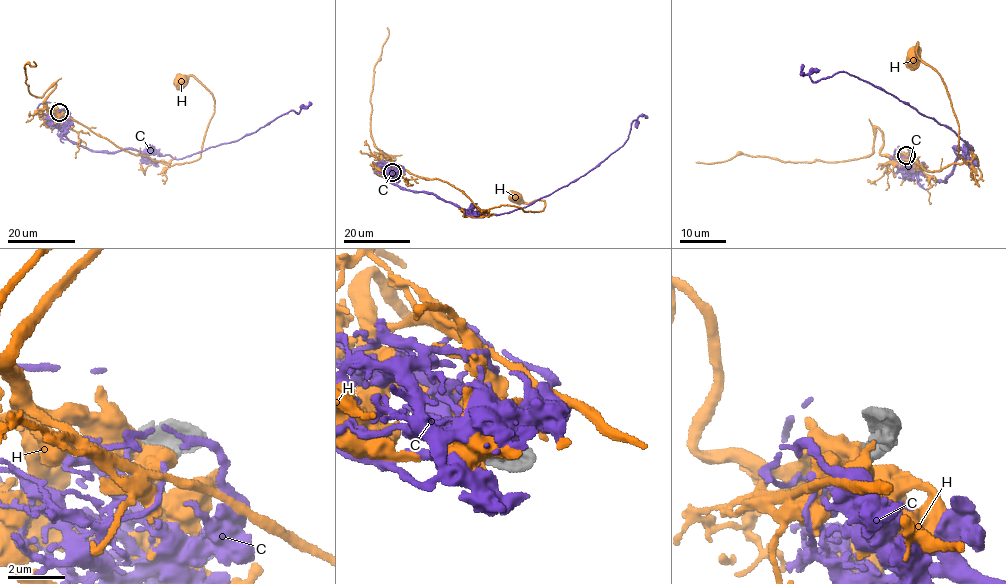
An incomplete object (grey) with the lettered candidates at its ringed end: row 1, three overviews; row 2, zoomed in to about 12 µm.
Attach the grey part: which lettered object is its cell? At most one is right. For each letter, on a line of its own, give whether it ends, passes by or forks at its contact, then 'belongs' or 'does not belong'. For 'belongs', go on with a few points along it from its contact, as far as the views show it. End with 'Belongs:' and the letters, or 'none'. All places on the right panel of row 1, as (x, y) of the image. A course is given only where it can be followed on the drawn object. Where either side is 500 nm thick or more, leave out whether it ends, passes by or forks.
C: it ends there; does not belong
H: does not belong
Belongs: none

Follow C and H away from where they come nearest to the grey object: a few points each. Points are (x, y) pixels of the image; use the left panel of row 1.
C: (58, 111), (63, 133), (90, 150), (157, 151), (180, 159), (238, 141), (291, 110), (299, 113), (310, 102)
H: (58, 111), (123, 150), (173, 165), (190, 162), (200, 157), (214, 110), (213, 96), (192, 76), (180, 84)

